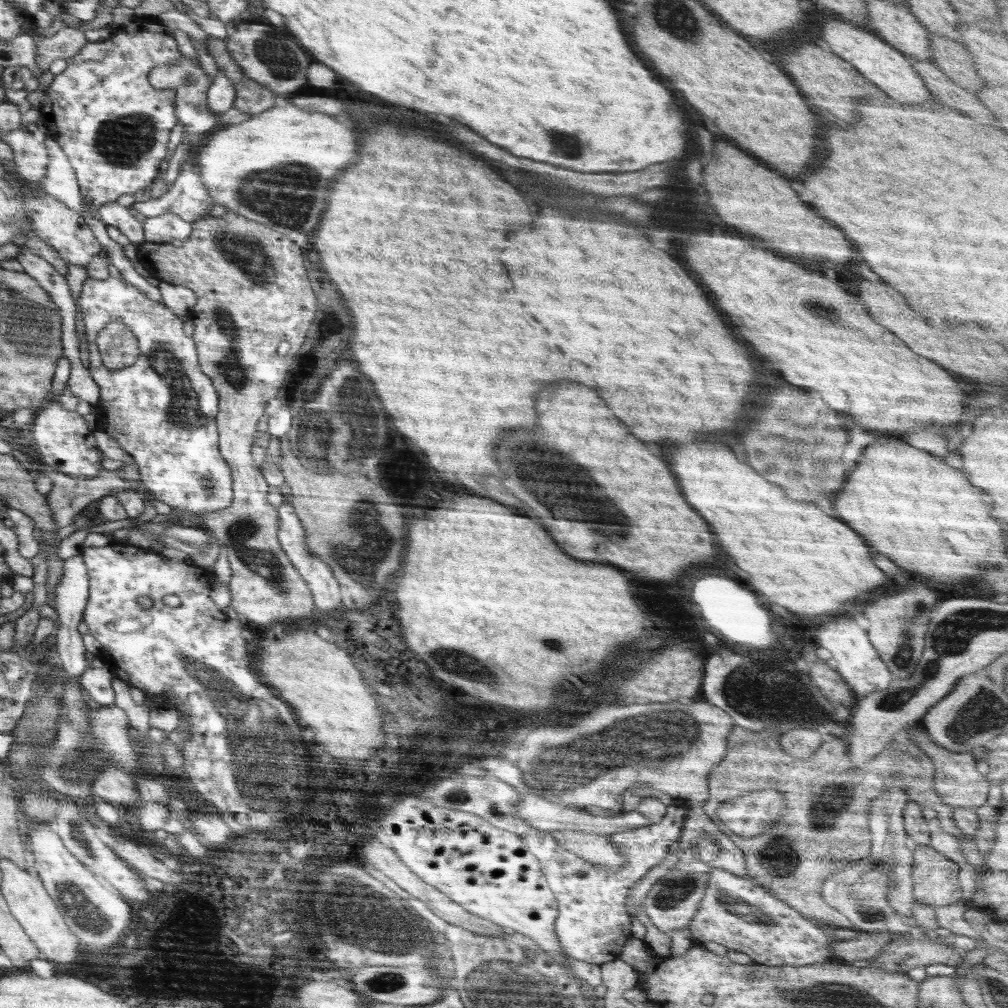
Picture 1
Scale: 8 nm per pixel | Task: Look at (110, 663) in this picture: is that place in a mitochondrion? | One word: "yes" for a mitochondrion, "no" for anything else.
no

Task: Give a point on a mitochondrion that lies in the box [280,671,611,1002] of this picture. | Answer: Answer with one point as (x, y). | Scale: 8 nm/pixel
(362, 900)

